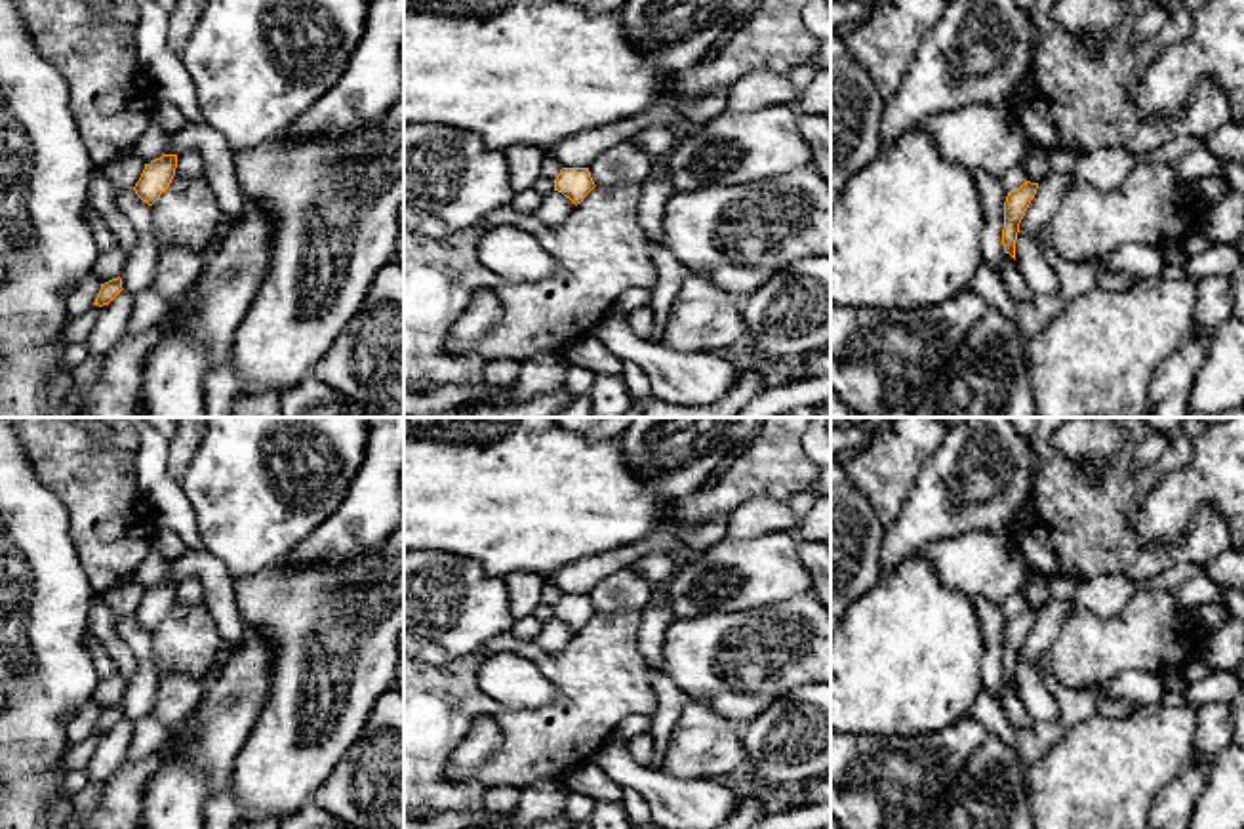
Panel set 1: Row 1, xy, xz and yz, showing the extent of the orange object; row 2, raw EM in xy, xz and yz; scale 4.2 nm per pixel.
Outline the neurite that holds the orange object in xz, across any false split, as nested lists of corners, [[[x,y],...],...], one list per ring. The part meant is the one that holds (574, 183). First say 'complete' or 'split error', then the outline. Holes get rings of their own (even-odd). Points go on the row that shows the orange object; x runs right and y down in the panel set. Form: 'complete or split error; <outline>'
complete; [[[562,168],[554,179],[554,191],[562,192],[575,206],[594,189],[589,168]]]

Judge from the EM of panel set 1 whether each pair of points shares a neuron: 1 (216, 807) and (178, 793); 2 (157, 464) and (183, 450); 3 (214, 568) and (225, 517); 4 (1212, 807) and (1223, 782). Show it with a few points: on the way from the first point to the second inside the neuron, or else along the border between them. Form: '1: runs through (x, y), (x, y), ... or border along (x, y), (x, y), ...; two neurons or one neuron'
1: border along (229, 786), (218, 791), (204, 808); two neurons
2: border along (168, 441), (168, 473), (181, 485); two neurons
3: border along (206, 549), (225, 566), (233, 580); two neurons
4: runs through (1218, 801), (1223, 795), (1223, 788); one neuron

